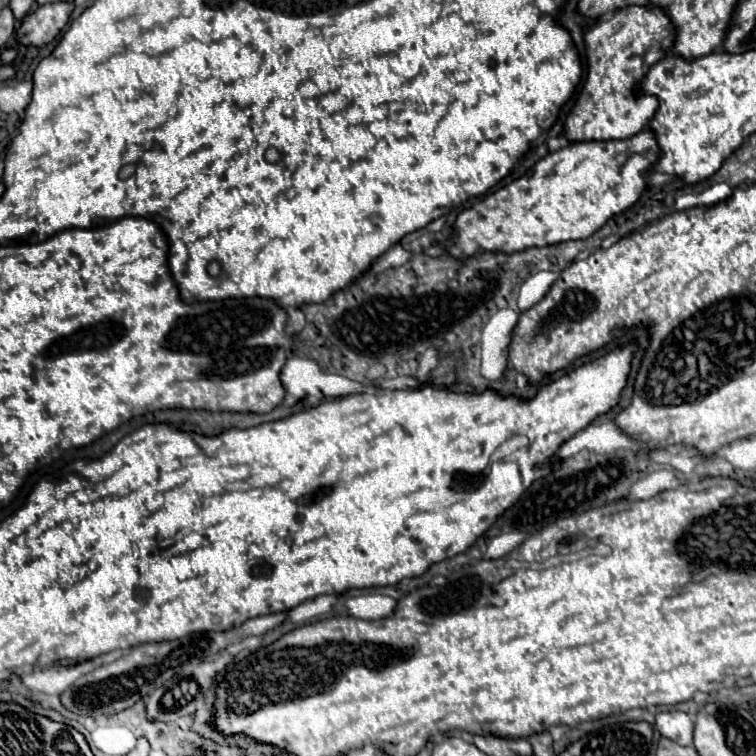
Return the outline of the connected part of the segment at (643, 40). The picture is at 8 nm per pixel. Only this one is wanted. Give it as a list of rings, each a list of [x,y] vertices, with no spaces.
[[[628,6],[614,12],[610,18],[598,22],[584,36],[586,44],[586,80],[570,108],[562,136],[570,142],[614,140],[630,138],[646,128],[648,120],[658,108],[658,100],[644,92],[634,96],[634,88],[674,42],[670,18],[654,6]]]

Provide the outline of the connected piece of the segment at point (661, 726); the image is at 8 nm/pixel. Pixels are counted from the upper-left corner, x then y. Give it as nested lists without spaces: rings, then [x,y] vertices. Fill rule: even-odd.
[[[674,710],[656,714],[656,730],[682,746],[692,746],[692,728],[694,724],[686,712]]]

